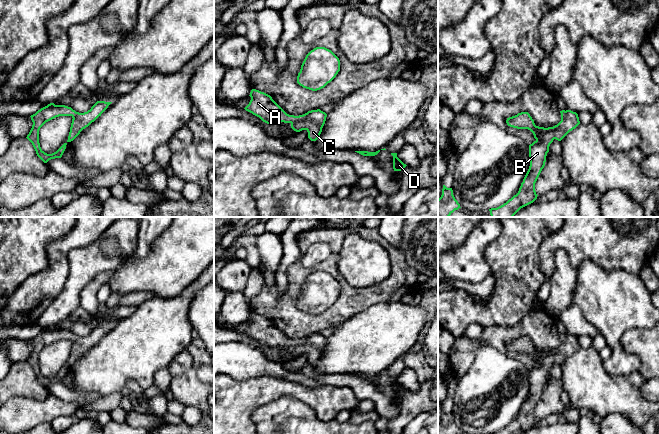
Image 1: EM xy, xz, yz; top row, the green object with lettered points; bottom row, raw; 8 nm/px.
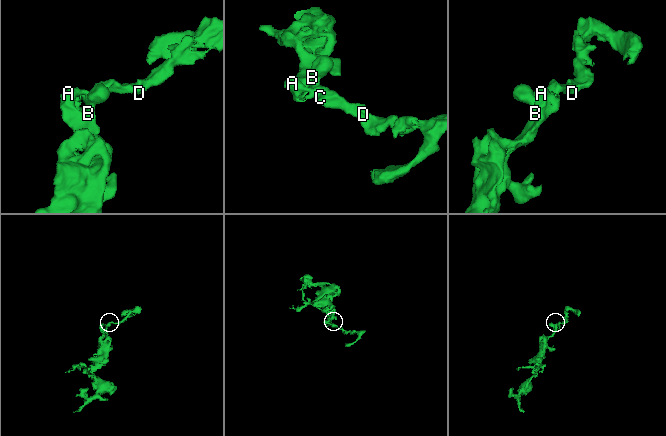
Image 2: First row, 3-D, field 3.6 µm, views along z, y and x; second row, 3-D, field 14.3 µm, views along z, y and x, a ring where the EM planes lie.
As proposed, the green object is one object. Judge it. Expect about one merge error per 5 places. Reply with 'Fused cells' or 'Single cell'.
Single cell

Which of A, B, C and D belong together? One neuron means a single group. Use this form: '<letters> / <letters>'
A B C D

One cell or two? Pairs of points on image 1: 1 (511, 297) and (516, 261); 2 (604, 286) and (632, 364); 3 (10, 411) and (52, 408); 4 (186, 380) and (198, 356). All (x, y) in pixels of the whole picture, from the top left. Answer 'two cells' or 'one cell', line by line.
1: one cell
2: one cell
3: one cell
4: one cell

